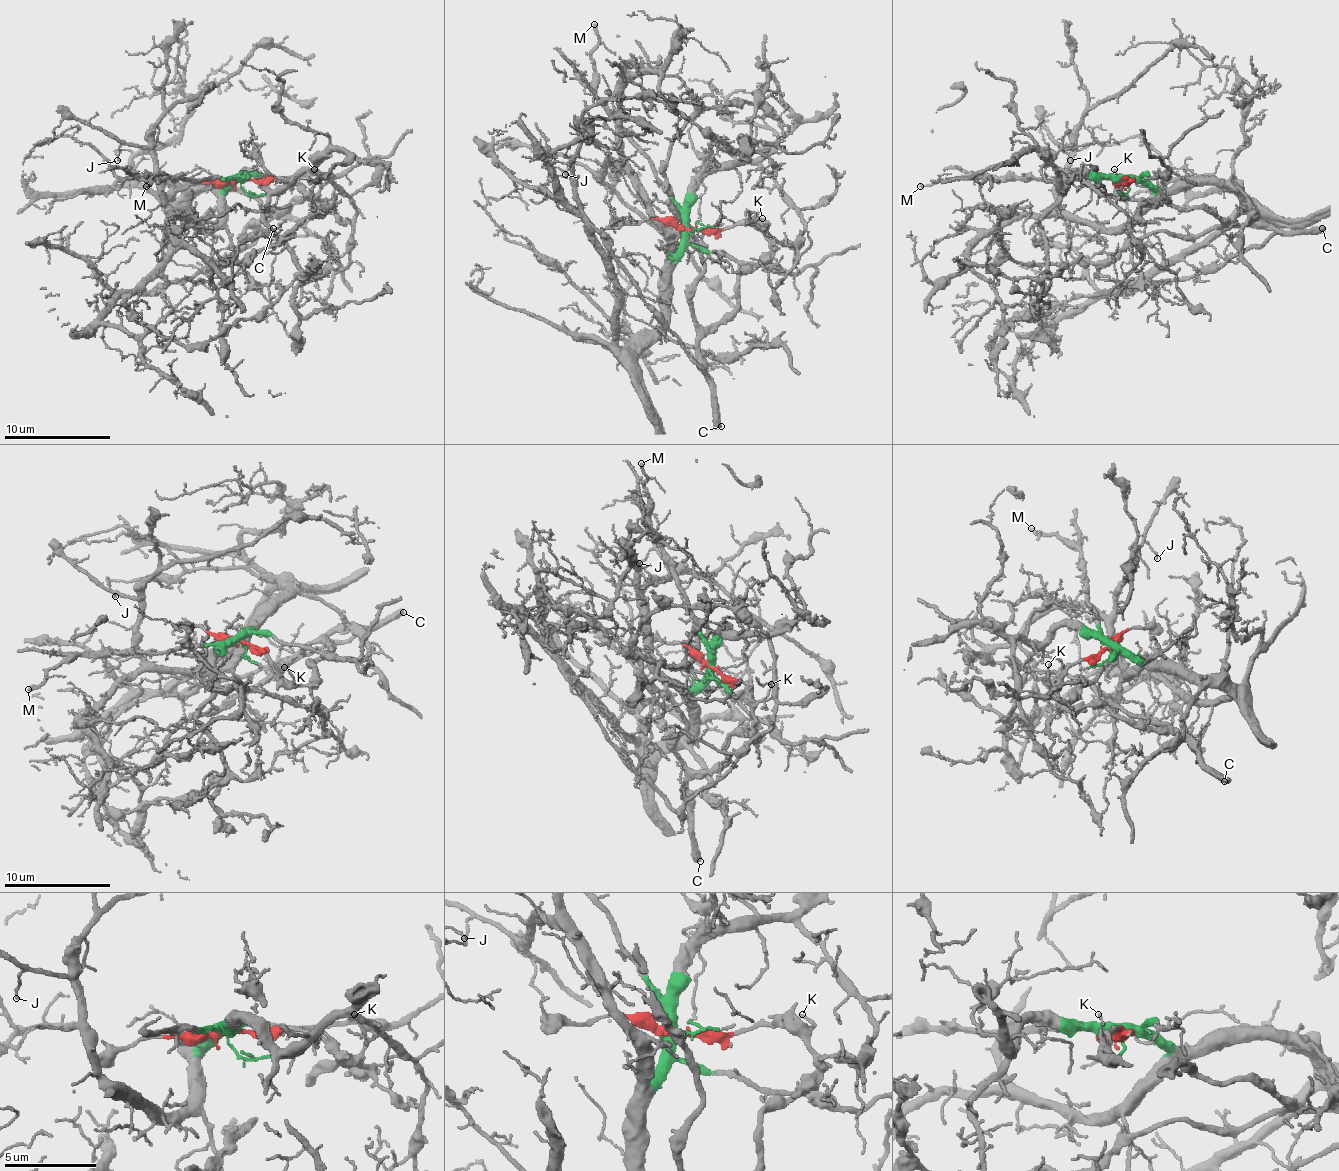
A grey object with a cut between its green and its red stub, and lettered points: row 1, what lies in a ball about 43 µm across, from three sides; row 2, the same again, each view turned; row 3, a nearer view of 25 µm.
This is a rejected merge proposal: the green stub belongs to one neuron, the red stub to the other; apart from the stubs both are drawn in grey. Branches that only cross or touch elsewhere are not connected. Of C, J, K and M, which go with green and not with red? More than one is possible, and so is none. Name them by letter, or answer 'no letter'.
J, M

